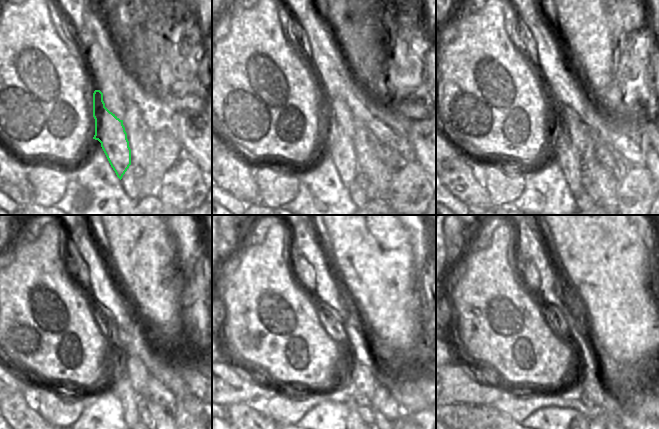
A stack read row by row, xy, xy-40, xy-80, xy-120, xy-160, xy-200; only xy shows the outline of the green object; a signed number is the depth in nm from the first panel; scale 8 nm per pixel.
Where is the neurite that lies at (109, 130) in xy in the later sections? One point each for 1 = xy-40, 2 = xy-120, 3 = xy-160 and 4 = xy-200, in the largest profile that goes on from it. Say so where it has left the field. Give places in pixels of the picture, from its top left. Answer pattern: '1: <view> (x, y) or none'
1: xy-40 (339, 145)
2: xy-120 (117, 380)
3: xy-160 (343, 388)
4: xy-200 (579, 418)

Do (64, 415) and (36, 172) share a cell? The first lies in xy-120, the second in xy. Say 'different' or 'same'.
same

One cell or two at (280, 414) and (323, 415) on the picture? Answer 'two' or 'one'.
two

